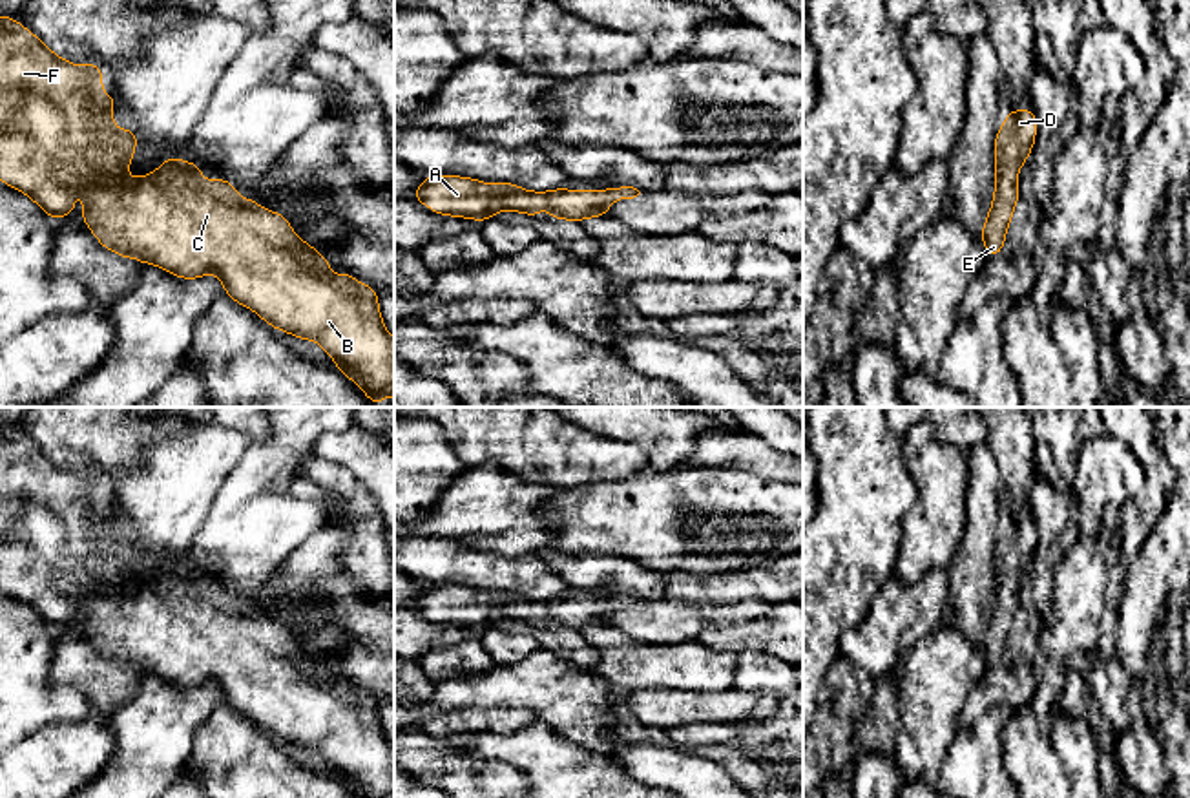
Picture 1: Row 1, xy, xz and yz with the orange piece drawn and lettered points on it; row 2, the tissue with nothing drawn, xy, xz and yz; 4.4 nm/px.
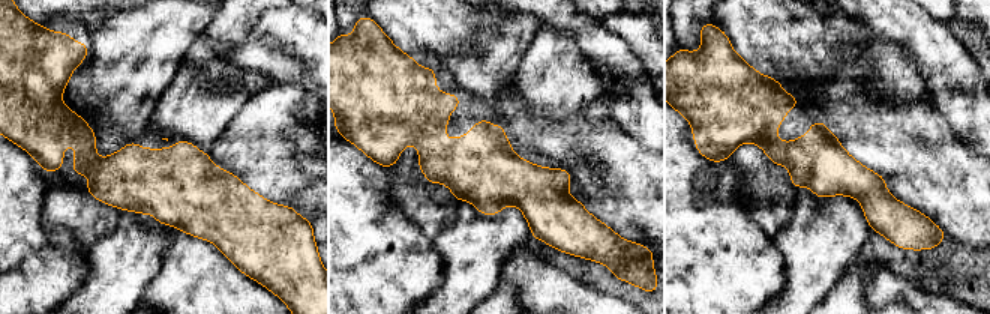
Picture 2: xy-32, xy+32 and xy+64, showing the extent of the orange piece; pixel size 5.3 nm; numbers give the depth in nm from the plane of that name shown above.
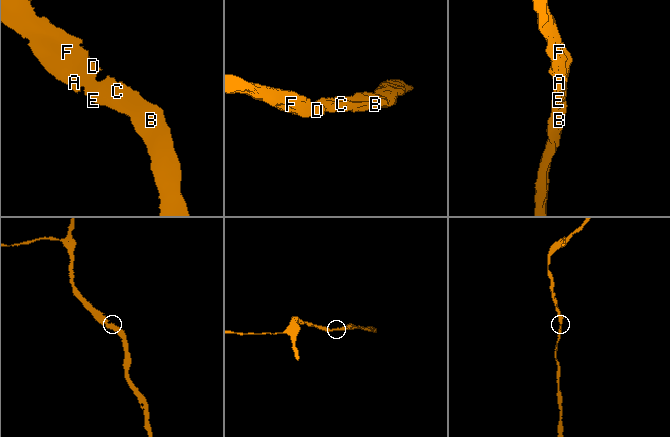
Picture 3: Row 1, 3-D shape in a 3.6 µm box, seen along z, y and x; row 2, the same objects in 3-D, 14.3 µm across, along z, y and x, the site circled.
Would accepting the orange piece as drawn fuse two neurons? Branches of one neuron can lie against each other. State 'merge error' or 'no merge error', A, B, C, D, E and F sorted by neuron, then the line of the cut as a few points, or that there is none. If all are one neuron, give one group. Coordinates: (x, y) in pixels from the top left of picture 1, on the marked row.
no merge error | A B C D E F | no cut

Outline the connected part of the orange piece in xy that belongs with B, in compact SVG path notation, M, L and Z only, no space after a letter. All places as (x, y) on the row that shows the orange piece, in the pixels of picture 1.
M0 16L0 181L29 195L49 217L73 214L73 195L84 192L82 219L102 247L166 272L195 279L215 274L228 298L259 314L270 327L299 340L318 341L380 407L383 396L394 396L394 340L383 327L378 294L345 270L334 279L329 259L307 245L290 228L285 215L265 210L252 199L239 197L226 179L204 181L197 163L168 157L159 170L139 179L126 175L137 146L137 131L117 130L110 119L117 99L102 91L100 64L75 66L57 57L44 42L11 16Z

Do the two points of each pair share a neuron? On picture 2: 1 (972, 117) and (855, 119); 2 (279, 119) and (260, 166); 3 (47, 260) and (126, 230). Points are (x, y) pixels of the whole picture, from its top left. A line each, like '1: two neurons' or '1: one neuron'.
1: two neurons
2: one neuron
3: two neurons

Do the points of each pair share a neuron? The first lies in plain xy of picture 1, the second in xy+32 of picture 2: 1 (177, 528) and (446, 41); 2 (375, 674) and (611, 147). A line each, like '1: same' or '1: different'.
1: different
2: same

